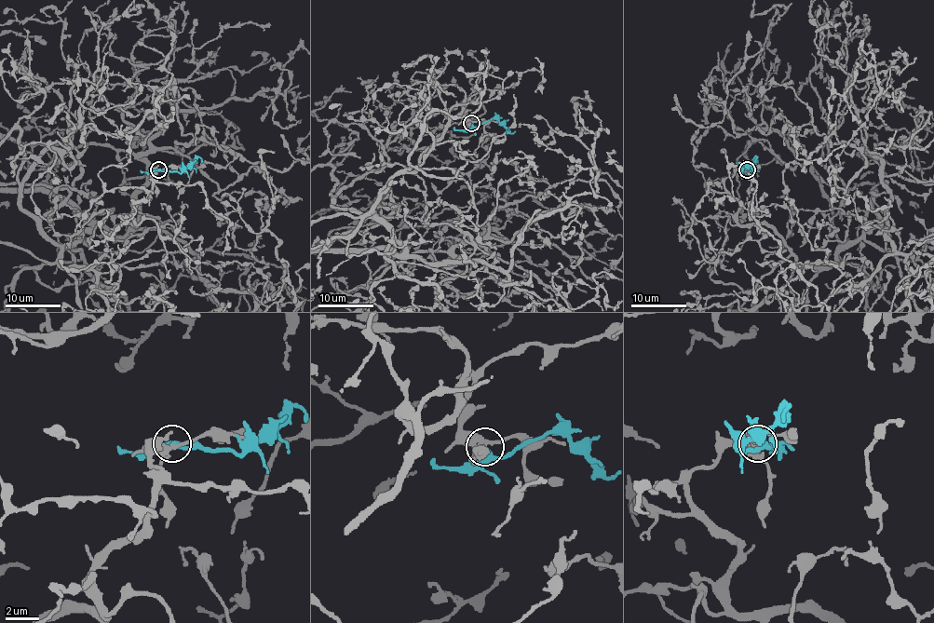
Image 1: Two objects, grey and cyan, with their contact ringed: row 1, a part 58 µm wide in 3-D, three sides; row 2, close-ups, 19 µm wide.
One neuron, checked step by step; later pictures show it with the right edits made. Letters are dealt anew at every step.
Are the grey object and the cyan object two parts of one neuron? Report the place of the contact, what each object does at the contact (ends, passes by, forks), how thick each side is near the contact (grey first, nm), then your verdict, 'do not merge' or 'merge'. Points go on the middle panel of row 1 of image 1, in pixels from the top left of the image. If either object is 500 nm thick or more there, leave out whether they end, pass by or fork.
at (471, 123); grey passes by; cyan passes by; 240 nm thick on the grey side, 280 nm on the other; do not merge

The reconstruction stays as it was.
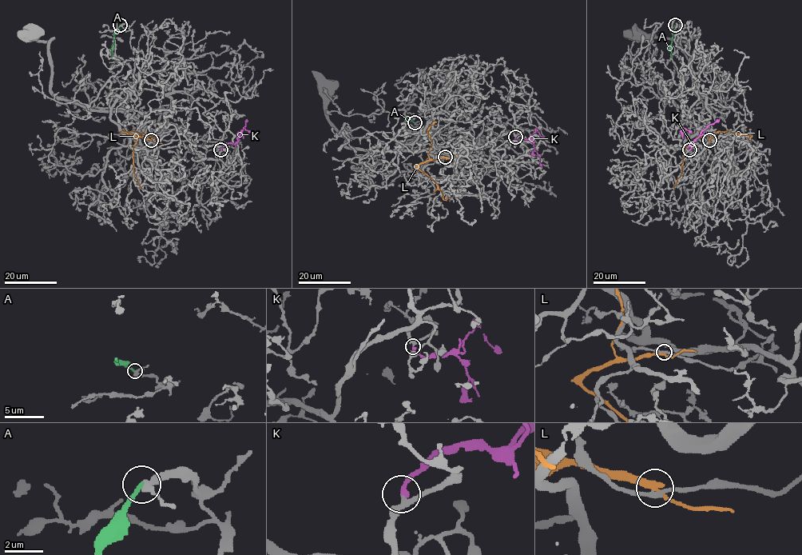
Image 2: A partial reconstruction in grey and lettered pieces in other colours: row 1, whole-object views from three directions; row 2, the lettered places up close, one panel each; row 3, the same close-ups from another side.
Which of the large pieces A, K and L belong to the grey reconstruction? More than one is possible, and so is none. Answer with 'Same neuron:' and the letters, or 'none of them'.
Same neuron: K

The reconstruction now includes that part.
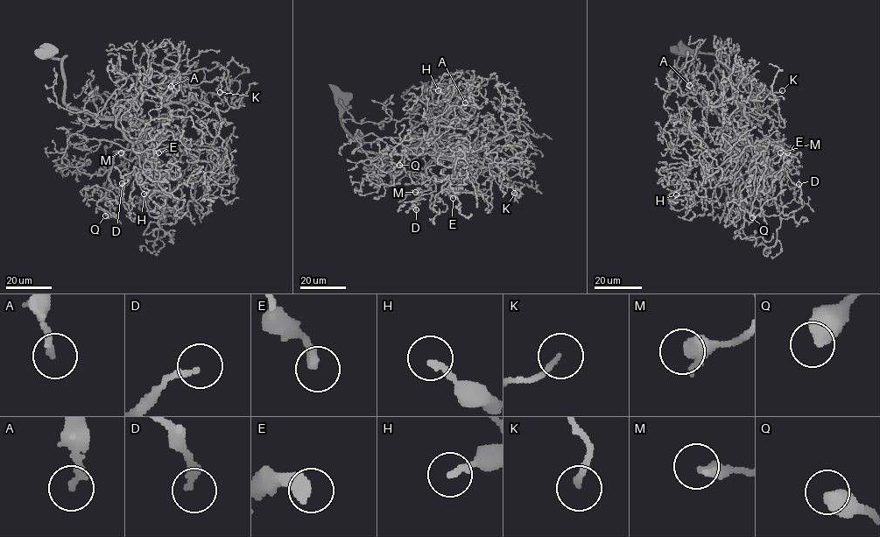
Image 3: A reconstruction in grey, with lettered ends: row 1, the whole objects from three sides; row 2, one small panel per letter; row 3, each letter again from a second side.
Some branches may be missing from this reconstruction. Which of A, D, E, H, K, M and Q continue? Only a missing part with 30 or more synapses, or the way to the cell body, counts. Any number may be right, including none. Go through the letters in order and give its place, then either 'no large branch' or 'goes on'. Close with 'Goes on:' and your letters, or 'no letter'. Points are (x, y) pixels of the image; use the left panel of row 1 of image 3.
A: at (171, 86); no large branch
D: at (122, 183); no large branch
E: at (158, 152); no large branch
H: at (144, 194); no large branch
K: at (220, 92); no large branch
M: at (121, 152); no large branch
Q: at (105, 215); no large branch
Goes on: no letter

